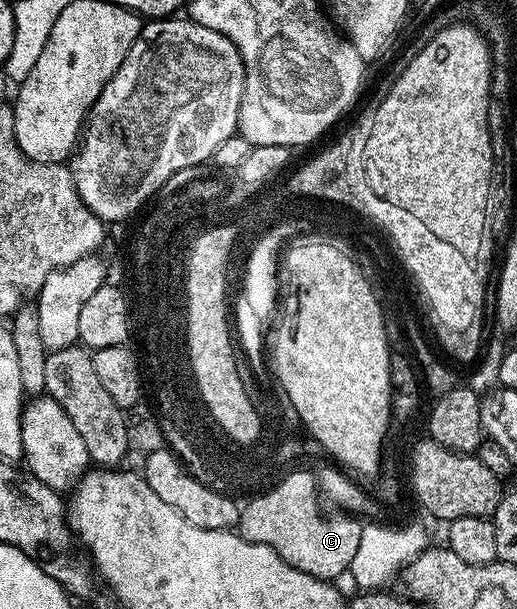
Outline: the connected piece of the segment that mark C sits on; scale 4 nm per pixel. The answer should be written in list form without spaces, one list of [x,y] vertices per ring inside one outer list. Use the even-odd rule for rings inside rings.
[[[312,471],[292,474],[284,479],[281,488],[272,496],[264,499],[255,497],[255,501],[256,504],[249,511],[241,511],[239,535],[244,540],[271,546],[271,550],[275,550],[283,562],[320,580],[333,582],[336,576],[344,577],[348,573],[351,558],[355,558],[359,550],[362,521],[352,514],[325,516],[321,509],[317,477]]]

